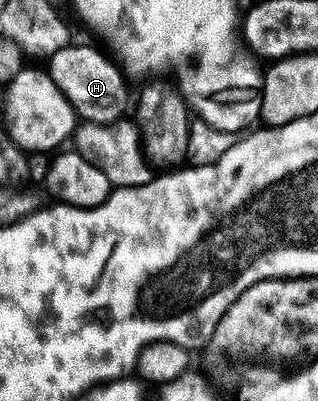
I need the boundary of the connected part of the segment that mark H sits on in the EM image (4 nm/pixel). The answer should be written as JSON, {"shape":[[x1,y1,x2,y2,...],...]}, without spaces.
{"shape":[[76,44,59,48,59,52,48,58,47,72,51,80,55,80,55,88,67,96,73,109,84,121,116,124,126,117,125,109,131,106,129,90,125,87,127,78,118,63,104,49,101,50]]}

